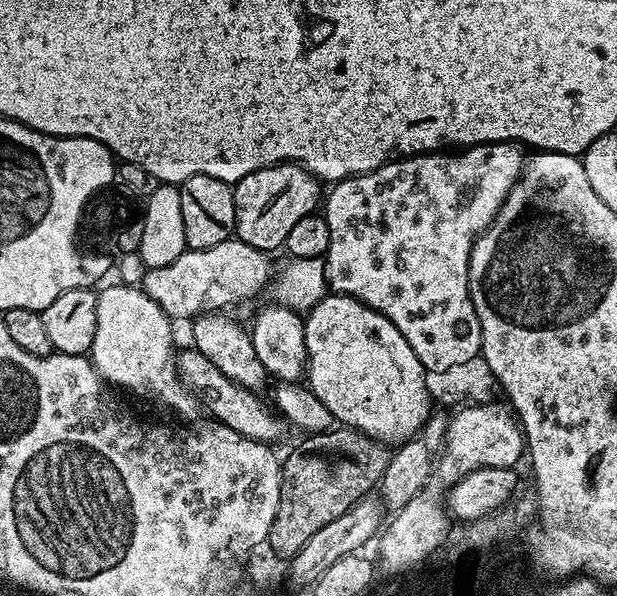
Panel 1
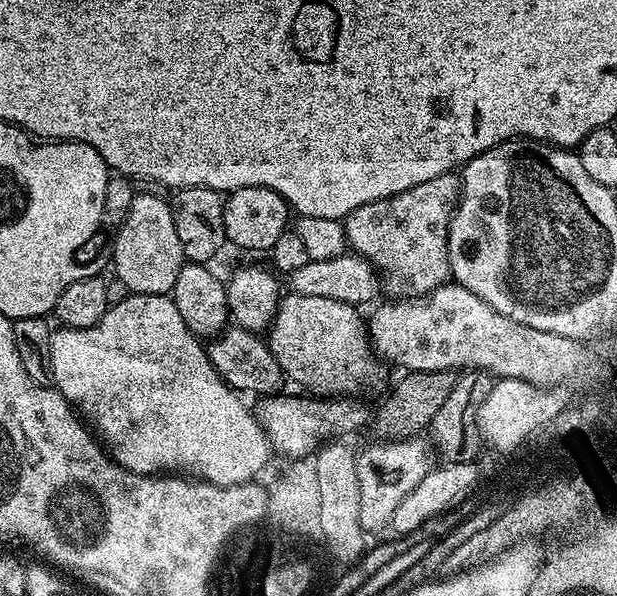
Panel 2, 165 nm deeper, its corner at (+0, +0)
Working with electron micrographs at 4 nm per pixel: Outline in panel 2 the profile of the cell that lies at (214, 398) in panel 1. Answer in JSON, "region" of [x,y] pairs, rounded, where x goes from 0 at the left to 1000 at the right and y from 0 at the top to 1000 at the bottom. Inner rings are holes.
{"region":[[[436,661],[420,666],[412,678],[415,706],[428,718],[434,732],[434,748],[442,760],[455,758],[468,773],[486,770],[491,765],[514,757],[519,747],[536,740],[541,733],[562,733],[562,725],[577,725],[590,710],[598,710],[600,685],[588,678],[583,668],[514,668],[504,661],[486,661],[493,664],[460,664],[462,661]]]}

